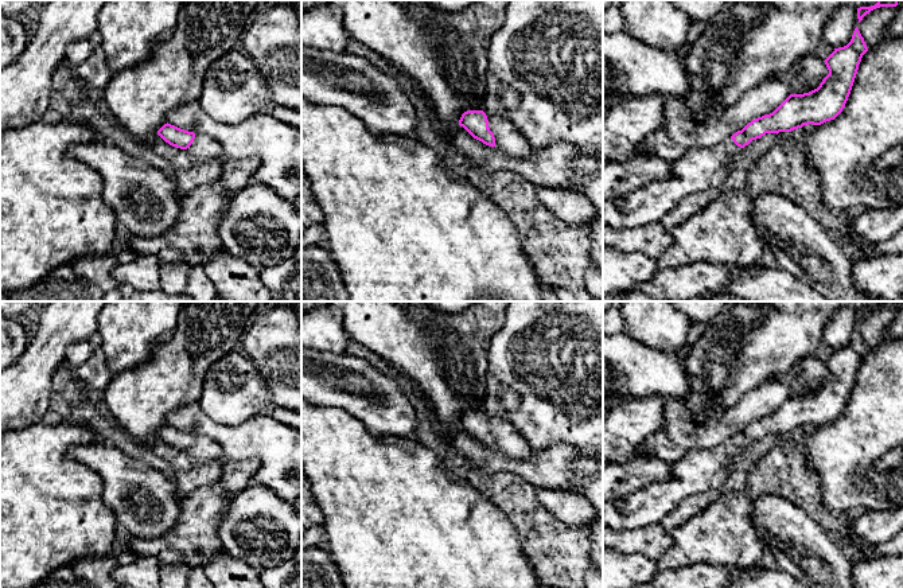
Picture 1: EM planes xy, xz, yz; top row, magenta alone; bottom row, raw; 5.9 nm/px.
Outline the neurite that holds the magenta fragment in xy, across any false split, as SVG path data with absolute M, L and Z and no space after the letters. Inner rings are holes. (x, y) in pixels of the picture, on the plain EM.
M164 425L157 436L170 447L186 451L191 460L209 463L223 459L223 448L211 437L195 436L171 425Z

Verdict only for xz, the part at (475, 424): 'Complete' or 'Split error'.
Split error

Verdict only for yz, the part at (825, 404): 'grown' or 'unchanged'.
grown

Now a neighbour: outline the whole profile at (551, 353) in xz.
M510 301L506 322L493 336L487 353L487 396L484 405L489 417L501 416L513 424L532 451L544 451L553 444L565 443L589 456L603 455L603 301ZM503 388L513 389L521 397L521 405L517 410L502 412L499 409L499 396Z

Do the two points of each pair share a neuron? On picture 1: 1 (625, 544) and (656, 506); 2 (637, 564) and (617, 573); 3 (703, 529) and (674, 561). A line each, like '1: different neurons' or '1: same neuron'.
1: different neurons
2: same neuron
3: same neuron

